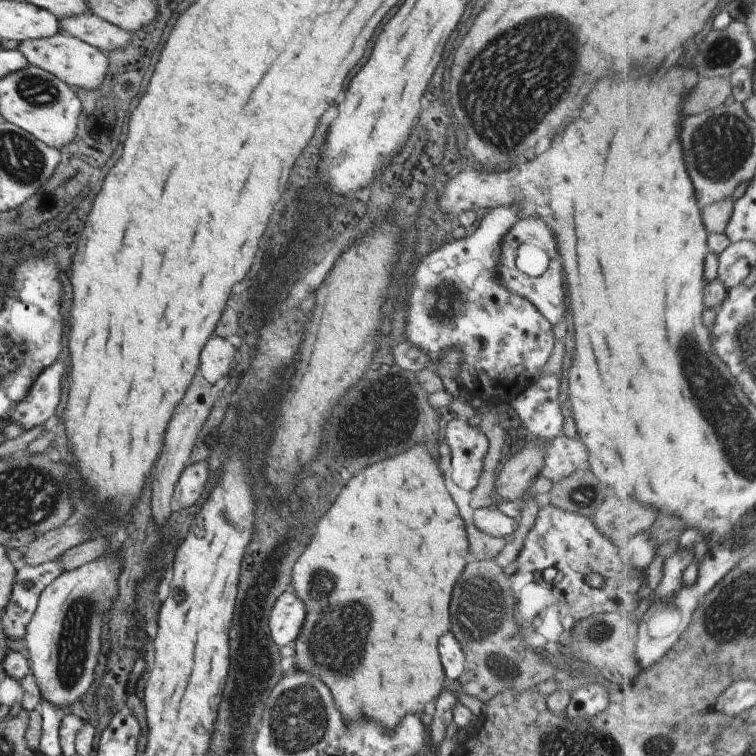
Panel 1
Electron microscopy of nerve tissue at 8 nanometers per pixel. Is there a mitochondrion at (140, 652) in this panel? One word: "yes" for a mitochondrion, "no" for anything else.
no

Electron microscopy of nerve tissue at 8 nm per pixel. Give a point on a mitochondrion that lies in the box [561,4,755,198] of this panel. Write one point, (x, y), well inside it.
(721, 53)

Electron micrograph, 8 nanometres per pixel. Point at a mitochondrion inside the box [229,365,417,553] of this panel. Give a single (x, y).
(359, 430)

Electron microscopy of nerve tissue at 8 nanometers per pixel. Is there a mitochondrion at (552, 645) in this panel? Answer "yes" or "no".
yes

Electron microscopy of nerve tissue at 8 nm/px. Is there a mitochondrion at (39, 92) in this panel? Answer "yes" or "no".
yes

